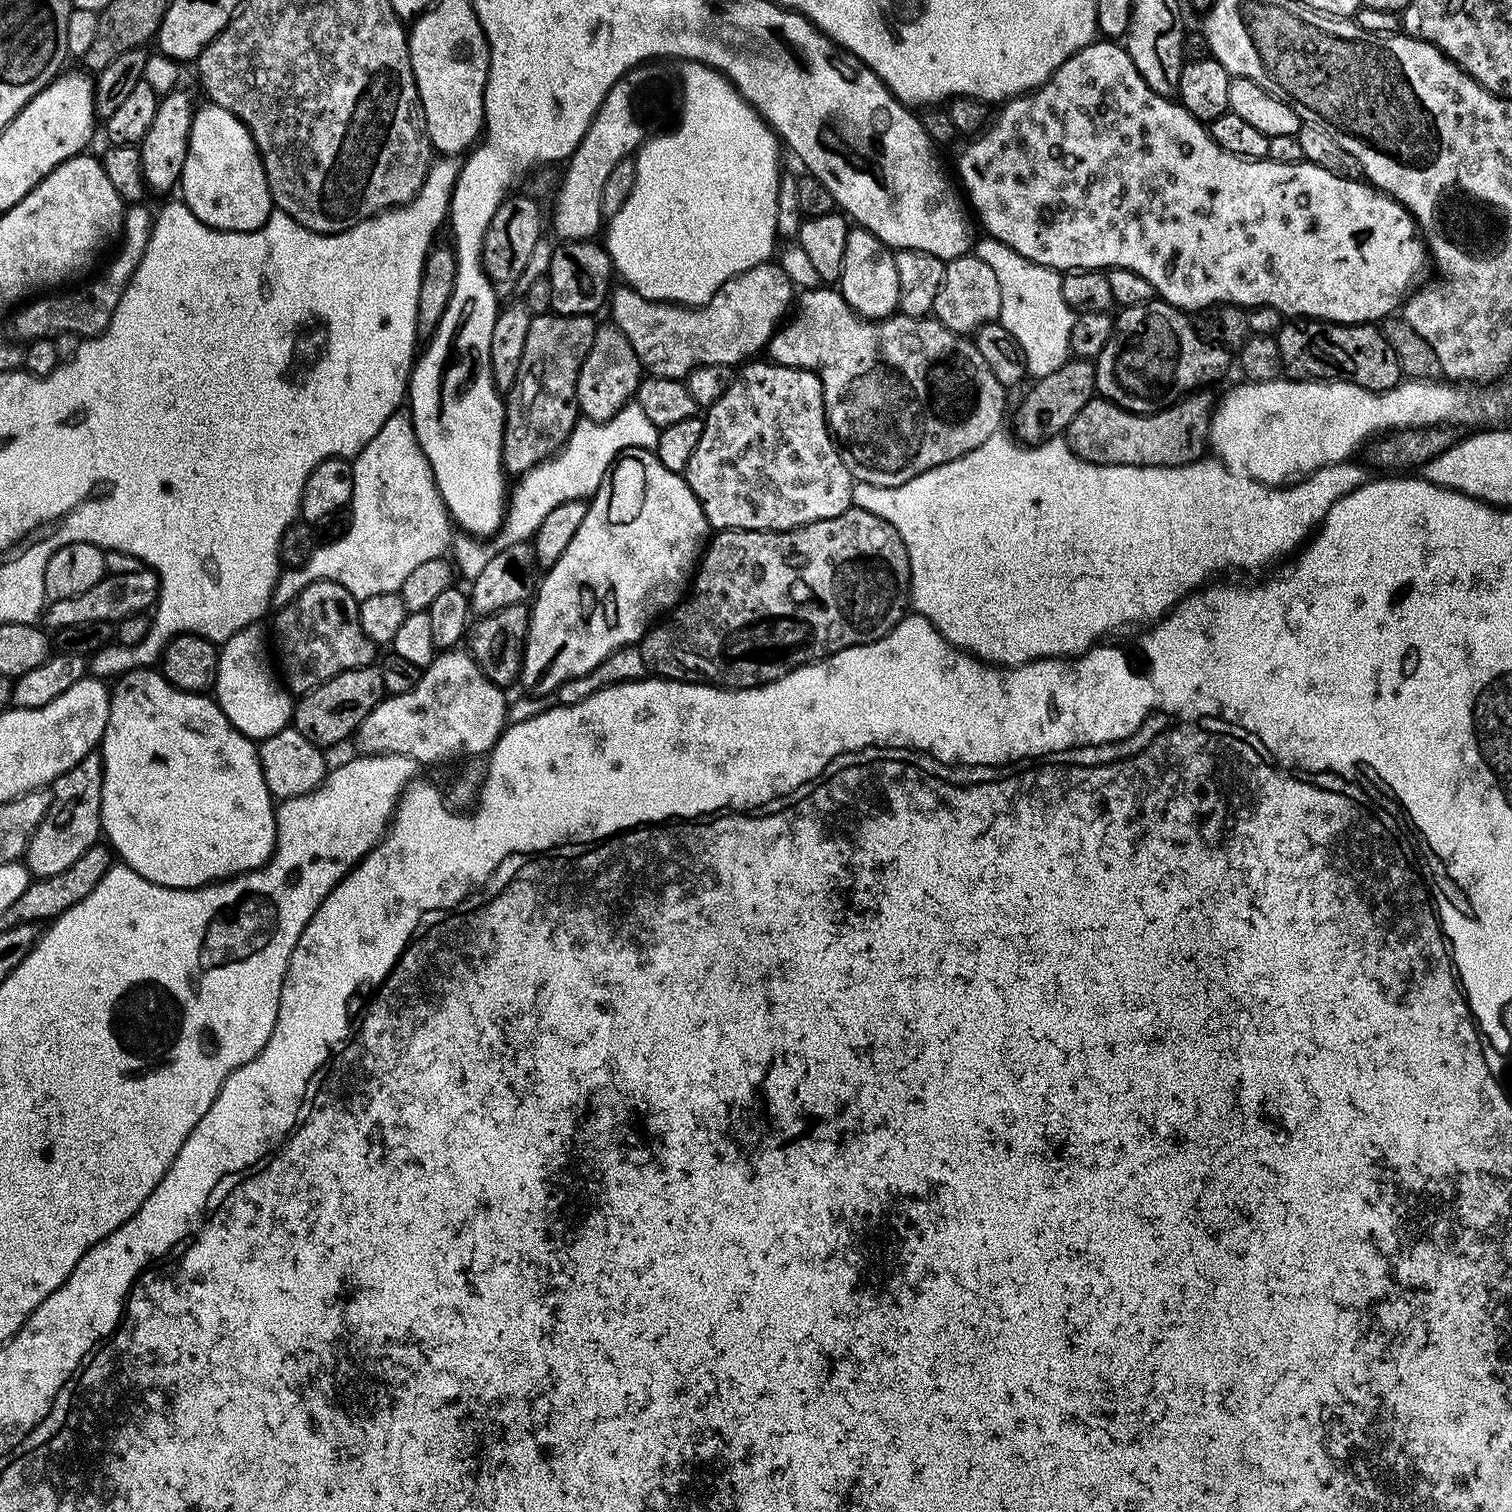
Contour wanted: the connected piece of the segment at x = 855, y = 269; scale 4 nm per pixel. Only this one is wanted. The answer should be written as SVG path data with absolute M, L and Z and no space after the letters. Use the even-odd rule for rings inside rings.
M853 227L846 238L846 254L842 262L842 274L838 291L858 316L866 320L882 320L899 309L898 266L893 249L881 242L870 230Z

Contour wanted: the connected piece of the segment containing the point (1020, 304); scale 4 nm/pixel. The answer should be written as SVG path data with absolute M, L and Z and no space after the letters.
M990 235L984 240L977 239L974 244L974 255L982 258L998 278L998 290L1004 296L1004 305L1000 307L999 324L1006 326L1014 334L1022 354L1026 358L1028 376L1039 378L1054 374L1070 358L1070 330L1074 330L1077 313L1062 298L1062 276L1055 268L1036 264L1033 260L1022 258L1010 246Z

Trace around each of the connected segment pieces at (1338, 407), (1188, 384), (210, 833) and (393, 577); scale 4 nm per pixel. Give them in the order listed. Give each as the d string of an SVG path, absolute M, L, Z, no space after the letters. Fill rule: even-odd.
M1281 378L1278 380L1271 380L1270 382L1258 382L1253 384L1251 382L1240 382L1237 388L1232 388L1224 397L1219 397L1218 403L1215 405L1212 413L1212 421L1208 427L1208 443L1215 459L1219 460L1225 468L1230 468L1234 472L1241 473L1252 477L1254 480L1259 480L1269 486L1279 485L1281 482L1287 481L1289 478L1295 477L1297 474L1307 474L1321 468L1327 464L1342 464L1345 463L1356 451L1363 449L1373 438L1379 437L1381 434L1387 434L1393 430L1402 428L1434 428L1437 426L1457 426L1456 424L1476 424L1478 426L1484 416L1488 422L1496 422L1500 415L1504 412L1504 400L1500 396L1487 396L1487 391L1481 390L1476 386L1469 386L1464 382L1421 382L1418 380L1408 380L1396 385L1395 388L1389 392L1371 392L1362 386L1350 383L1349 380L1290 380Z
M1153 298L1138 306L1120 308L1118 314L1120 314L1120 317L1118 315L1115 317L1112 325L1112 333L1106 342L1106 346L1102 346L1102 350L1094 358L1096 366L1096 390L1103 399L1114 402L1119 408L1125 408L1127 412L1161 412L1163 408L1169 408L1171 404L1175 404L1177 400L1187 396L1189 392L1203 389L1205 386L1212 386L1208 384L1222 379L1231 368L1234 368L1233 353L1222 344L1205 340L1203 335L1196 331L1195 323L1189 317L1187 320L1184 317L1187 315L1181 309L1175 308L1173 304L1167 304L1162 299Z
M135 668L119 677L110 688L110 714L106 718L104 737L98 745L100 759L104 761L102 778L102 810L100 827L111 851L130 870L142 878L167 888L204 888L221 880L230 880L241 872L263 868L276 848L276 808L274 798L268 793L266 778L262 774L260 753L257 745L241 734L221 710L211 695L198 692L183 692L152 668Z
M397 410L382 422L382 430L366 442L364 449L351 461L354 474L354 494L350 505L350 519L344 536L331 542L321 543L312 551L312 557L300 568L281 571L272 592L272 603L283 606L296 597L308 584L315 580L338 582L346 586L357 601L370 598L370 594L399 592L408 575L431 560L441 559L449 551L454 536L454 524L448 515L448 508L442 502L430 462L422 454L422 446L414 434L411 411Z

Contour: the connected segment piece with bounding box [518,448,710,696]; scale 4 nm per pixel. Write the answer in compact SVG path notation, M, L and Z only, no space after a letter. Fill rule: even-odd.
M628 448L621 452L616 463L612 465L604 483L601 484L596 495L591 497L586 510L586 518L582 518L582 526L578 526L574 538L570 538L566 550L562 550L558 562L554 562L554 566L543 573L544 581L541 584L539 581L538 587L535 589L534 599L531 601L528 613L528 633L524 639L524 657L522 658L522 666L518 677L519 683L521 685L524 683L528 687L525 689L530 690L533 696L552 696L556 688L562 686L568 680L590 674L590 670L594 670L594 666L598 666L598 662L602 662L602 658L614 654L614 650L635 645L643 640L644 633L648 631L653 623L652 616L658 615L659 612L665 611L664 613L667 613L681 603L682 597L685 595L686 589L689 587L700 563L709 536L708 519L705 518L698 498L690 490L688 481L684 479L681 473L666 470L666 466L662 466L662 462L657 458L655 451L647 448Z

